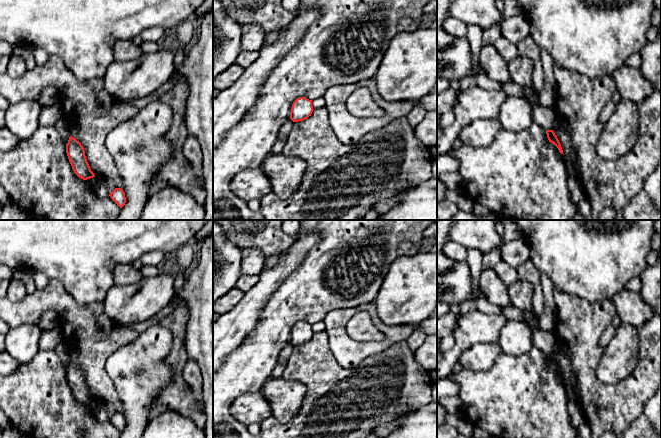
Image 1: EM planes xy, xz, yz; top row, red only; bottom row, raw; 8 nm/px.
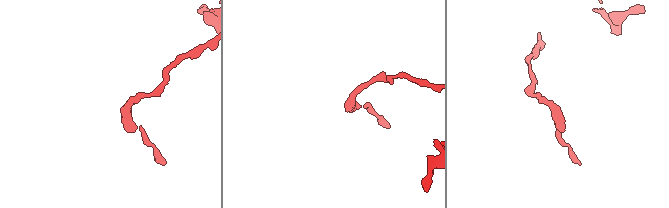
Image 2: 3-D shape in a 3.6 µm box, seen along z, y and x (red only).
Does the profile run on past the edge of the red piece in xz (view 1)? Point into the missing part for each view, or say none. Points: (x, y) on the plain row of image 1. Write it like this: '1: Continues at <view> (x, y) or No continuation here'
1: No continuation here

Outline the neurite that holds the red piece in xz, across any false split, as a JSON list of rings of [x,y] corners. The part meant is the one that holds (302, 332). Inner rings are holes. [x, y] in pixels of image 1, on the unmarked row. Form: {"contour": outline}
{"contour": [[[305,321],[297,322],[291,331],[290,343],[298,346],[307,343],[313,336],[312,324]]]}

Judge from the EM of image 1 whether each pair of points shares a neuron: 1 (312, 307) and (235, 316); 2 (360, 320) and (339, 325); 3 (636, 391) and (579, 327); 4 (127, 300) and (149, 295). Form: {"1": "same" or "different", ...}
{"1": "different", "2": "different", "3": "same", "4": "same"}

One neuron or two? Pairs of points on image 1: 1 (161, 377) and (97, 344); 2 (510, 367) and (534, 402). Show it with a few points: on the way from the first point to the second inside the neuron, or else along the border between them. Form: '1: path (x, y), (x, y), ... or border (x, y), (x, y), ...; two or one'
1: border (134, 339), (117, 348), (108, 357), (108, 375); two
2: path (511, 376), (513, 381), (525, 393); one

